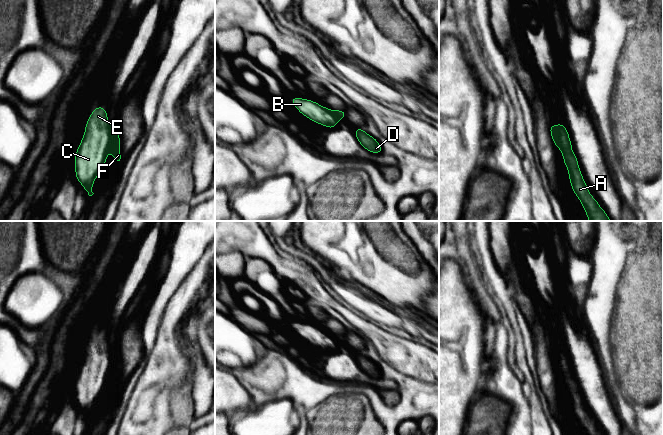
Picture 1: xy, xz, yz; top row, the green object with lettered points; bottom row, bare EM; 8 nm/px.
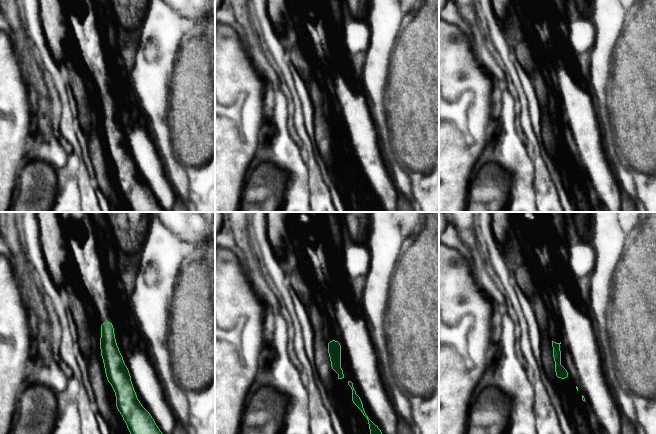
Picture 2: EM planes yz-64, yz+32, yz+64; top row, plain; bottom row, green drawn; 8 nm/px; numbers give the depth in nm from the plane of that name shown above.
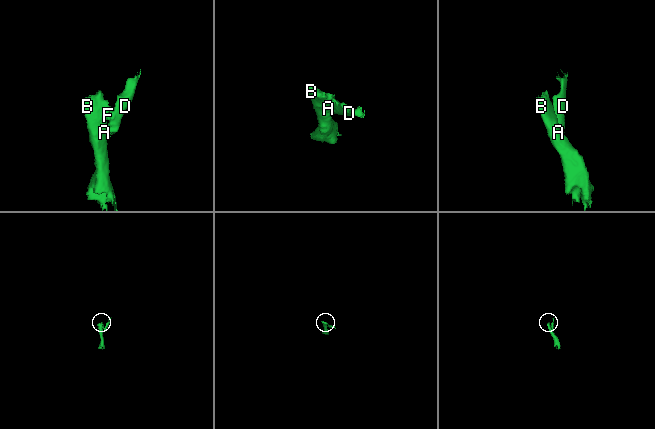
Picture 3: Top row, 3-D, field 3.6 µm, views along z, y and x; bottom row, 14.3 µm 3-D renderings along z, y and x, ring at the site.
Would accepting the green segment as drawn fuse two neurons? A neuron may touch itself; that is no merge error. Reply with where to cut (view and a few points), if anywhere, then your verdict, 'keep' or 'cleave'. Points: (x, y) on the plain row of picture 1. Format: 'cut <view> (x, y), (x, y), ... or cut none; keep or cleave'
cut yz (564, 349), (558, 356), (556, 370); cleave

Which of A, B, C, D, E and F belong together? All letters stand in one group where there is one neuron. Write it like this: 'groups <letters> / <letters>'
groups A B C E / D F

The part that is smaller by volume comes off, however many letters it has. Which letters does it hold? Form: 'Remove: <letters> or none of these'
Remove: D, F

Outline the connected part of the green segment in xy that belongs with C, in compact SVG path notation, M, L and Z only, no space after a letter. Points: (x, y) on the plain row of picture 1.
M103 330L93 334L85 349L85 357L75 378L75 401L92 420L92 410L103 394L111 370L108 337Z

